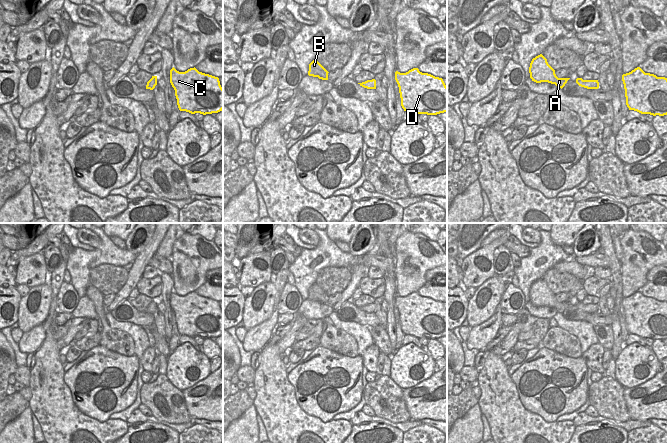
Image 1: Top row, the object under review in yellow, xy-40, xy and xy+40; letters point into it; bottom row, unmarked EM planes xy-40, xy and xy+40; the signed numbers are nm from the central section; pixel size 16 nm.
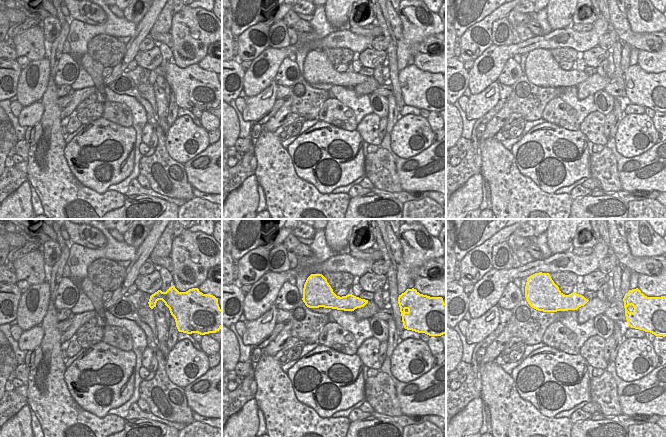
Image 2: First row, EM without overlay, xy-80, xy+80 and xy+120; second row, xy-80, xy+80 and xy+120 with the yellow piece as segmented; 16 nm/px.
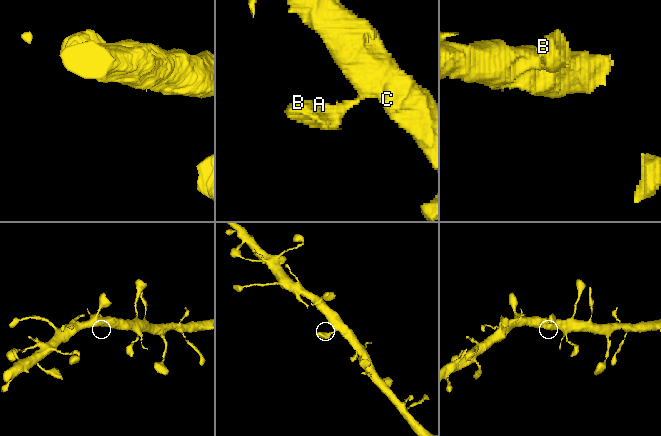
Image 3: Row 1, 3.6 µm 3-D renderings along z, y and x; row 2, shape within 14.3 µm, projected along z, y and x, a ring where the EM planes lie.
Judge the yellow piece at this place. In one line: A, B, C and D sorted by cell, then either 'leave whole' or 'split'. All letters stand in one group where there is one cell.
groups A B C D; leave whole

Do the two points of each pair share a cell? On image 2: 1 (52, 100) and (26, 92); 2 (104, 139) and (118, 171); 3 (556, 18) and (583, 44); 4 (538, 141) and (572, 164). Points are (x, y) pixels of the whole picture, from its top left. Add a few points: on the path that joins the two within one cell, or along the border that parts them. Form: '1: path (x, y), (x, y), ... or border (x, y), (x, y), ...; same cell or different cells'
1: border (49, 75), (46, 90), (39, 100); different cells
2: path (115, 139), (124, 147), (124, 152), (118, 160); same cell
3: border (570, 26), (557, 28), (552, 31); different cells
4: path (554, 141), (570, 140), (585, 150); same cell

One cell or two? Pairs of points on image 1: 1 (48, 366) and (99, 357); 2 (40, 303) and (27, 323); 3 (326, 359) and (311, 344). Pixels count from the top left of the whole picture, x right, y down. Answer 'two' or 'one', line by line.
1: two
2: one
3: two

